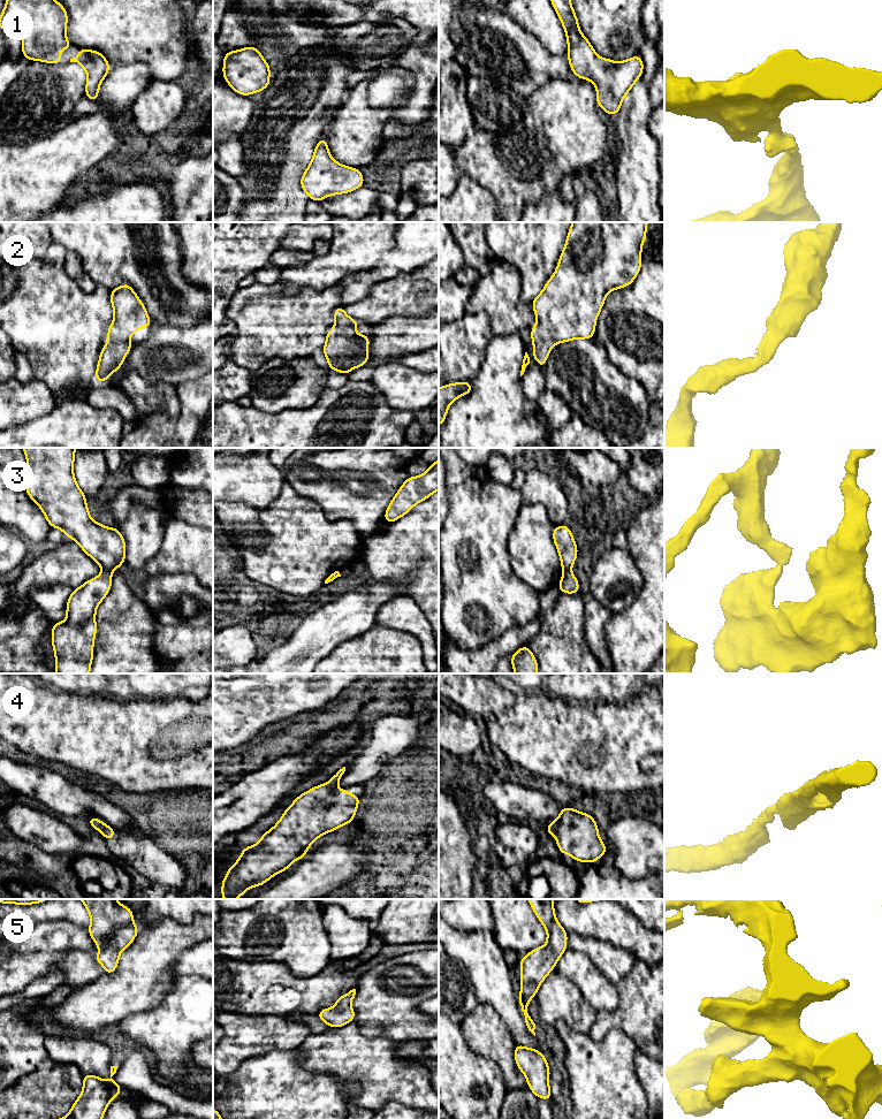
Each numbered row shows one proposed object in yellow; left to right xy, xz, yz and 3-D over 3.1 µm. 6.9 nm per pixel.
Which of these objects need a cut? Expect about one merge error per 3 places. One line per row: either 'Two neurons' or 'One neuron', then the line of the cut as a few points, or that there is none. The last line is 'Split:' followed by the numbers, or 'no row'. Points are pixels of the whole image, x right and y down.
1: One neuron. No split
2: One neuron. No split
3: Two neurons. Split along xy (103, 569), (109, 572)
4: One neuron. No split
5: One neuron. No split
Split: 3

